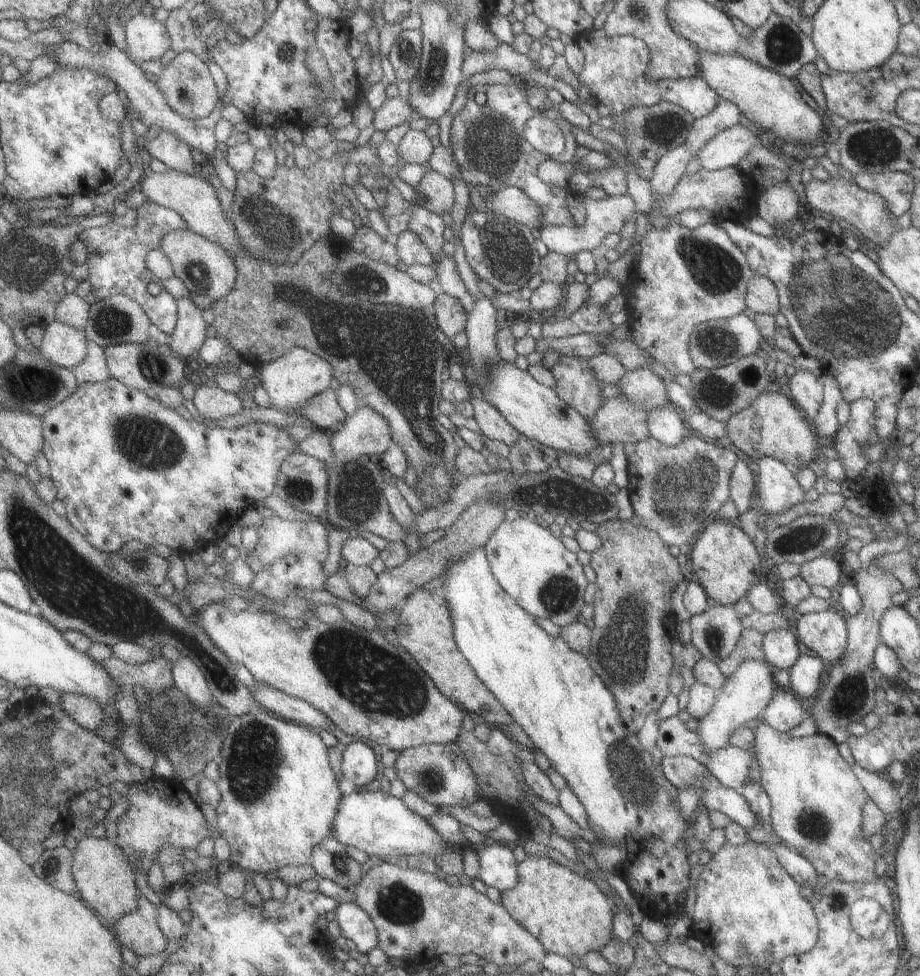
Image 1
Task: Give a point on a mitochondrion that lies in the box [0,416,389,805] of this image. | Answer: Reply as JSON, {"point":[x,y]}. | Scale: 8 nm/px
{"point":[68,580]}

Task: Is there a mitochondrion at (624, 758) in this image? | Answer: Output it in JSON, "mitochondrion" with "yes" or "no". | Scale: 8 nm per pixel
{"mitochondrion":"yes"}

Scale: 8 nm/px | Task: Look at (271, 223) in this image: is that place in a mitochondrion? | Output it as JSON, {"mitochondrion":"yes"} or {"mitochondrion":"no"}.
{"mitochondrion":"yes"}

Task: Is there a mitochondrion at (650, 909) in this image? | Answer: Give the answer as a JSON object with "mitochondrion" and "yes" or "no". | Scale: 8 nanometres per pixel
{"mitochondrion":"no"}

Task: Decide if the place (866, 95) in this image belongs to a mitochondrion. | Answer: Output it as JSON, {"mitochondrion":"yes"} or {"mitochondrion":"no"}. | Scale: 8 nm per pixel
{"mitochondrion":"yes"}

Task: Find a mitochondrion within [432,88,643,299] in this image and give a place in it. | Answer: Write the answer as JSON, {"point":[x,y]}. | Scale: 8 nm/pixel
{"point":[495,147]}

